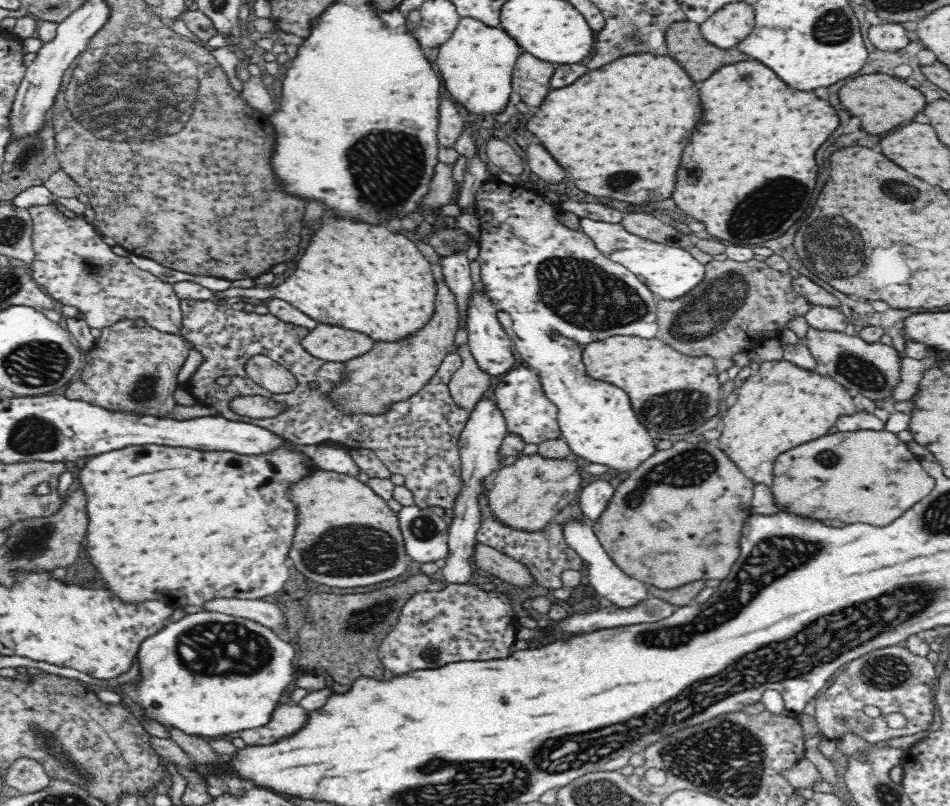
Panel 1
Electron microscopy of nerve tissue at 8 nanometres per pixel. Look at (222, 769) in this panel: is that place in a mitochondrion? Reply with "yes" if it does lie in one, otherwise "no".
no

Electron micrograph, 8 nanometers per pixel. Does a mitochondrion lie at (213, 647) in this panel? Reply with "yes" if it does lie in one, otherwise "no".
yes

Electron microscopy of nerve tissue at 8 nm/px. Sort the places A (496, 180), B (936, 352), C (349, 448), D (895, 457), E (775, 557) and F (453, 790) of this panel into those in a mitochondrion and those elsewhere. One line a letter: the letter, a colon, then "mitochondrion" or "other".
A: other
B: other
C: other
D: other
E: mitochondrion
F: mitochondrion

